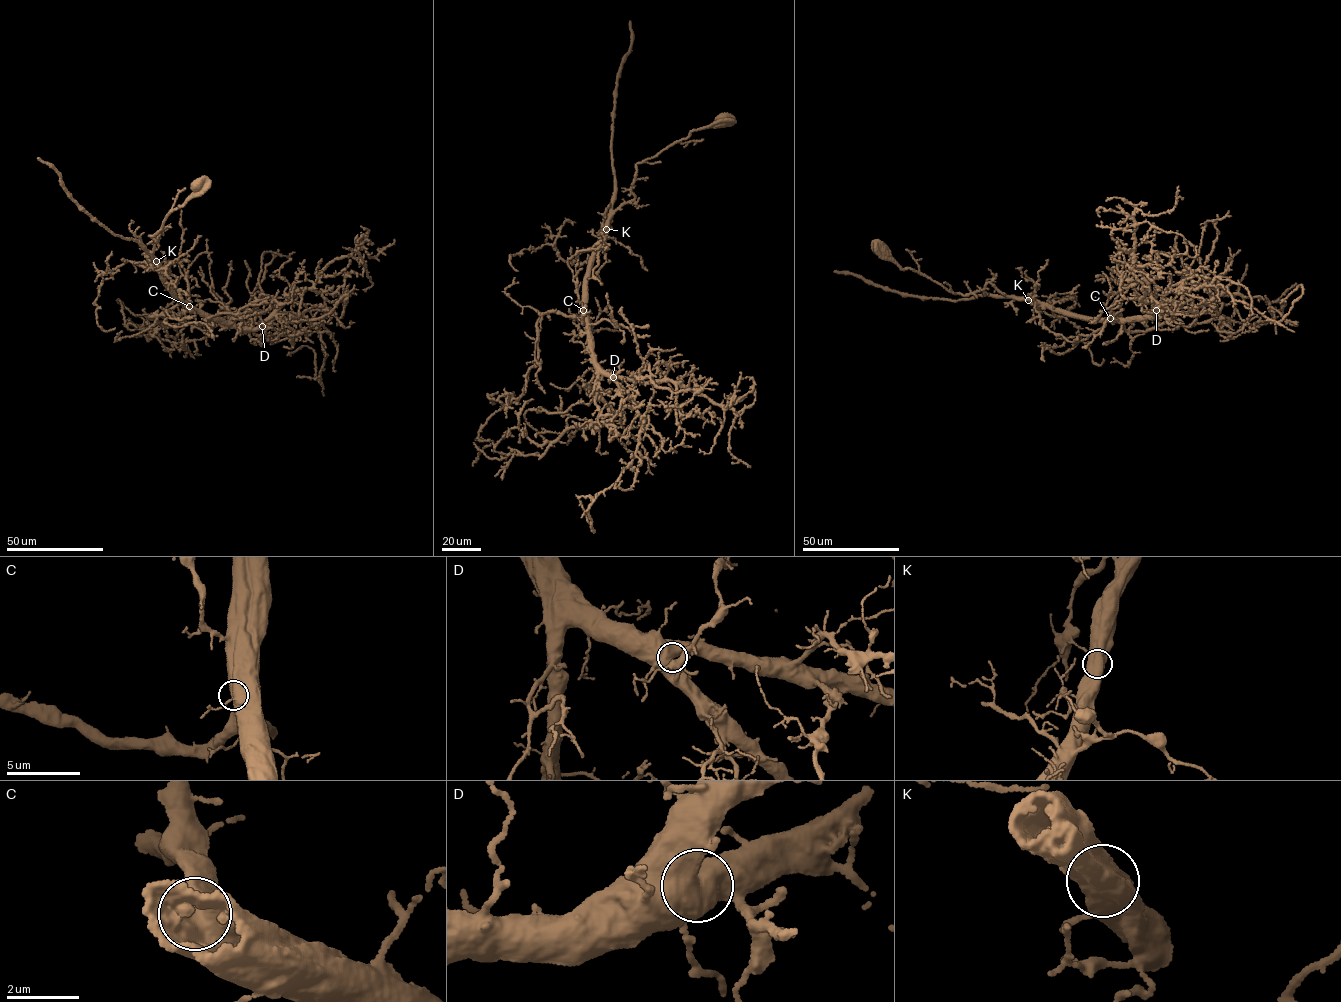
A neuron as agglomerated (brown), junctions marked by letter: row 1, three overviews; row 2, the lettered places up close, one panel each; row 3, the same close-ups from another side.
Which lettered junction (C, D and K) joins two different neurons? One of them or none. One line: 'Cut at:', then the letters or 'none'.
Cut at: none

